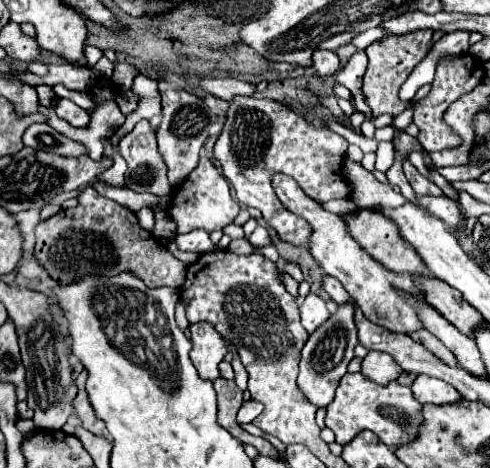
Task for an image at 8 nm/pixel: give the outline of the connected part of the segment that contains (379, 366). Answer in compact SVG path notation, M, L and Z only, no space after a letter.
M369 351L367 357L363 359L361 371L379 385L387 385L389 381L395 381L403 373L391 355L381 351Z

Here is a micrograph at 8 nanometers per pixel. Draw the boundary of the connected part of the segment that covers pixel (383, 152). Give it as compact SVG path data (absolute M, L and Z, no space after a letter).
M392 142L380 143L376 152L375 169L385 173L393 164L394 147Z

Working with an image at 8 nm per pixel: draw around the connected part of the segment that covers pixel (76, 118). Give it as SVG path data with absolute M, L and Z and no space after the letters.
M59 99L57 105L55 105L55 113L57 113L57 117L65 119L67 123L71 123L75 127L85 127L89 123L89 119L91 119L87 111L83 111L75 103L71 103L69 99Z

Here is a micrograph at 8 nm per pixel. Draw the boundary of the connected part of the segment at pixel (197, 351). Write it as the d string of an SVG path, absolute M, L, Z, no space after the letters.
M193 323L189 327L191 331L191 361L197 367L199 375L207 381L215 381L219 377L219 363L227 355L227 343L217 333L217 329L211 323Z

